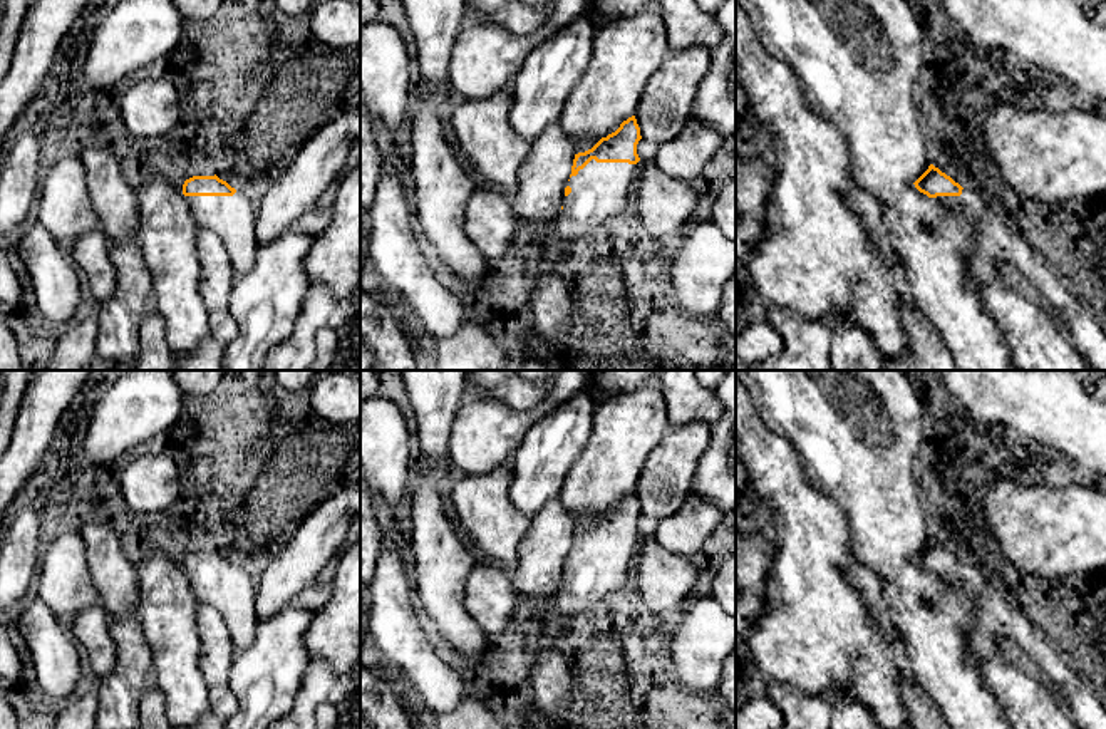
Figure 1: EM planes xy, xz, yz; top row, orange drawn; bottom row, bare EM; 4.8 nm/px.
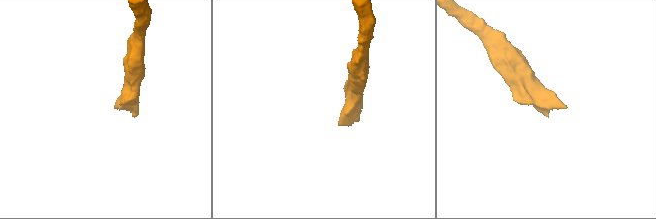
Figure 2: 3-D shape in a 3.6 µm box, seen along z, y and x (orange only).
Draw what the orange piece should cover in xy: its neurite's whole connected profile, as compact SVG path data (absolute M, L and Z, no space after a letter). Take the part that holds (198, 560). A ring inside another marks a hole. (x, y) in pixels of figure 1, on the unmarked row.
M193 551L183 570L198 603L218 610L236 650L248 649L256 635L256 590L253 575L214 551Z

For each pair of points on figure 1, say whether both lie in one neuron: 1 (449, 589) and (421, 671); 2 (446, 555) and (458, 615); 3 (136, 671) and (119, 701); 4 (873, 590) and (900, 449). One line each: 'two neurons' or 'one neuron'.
1: two neurons
2: one neuron
3: one neuron
4: two neurons

